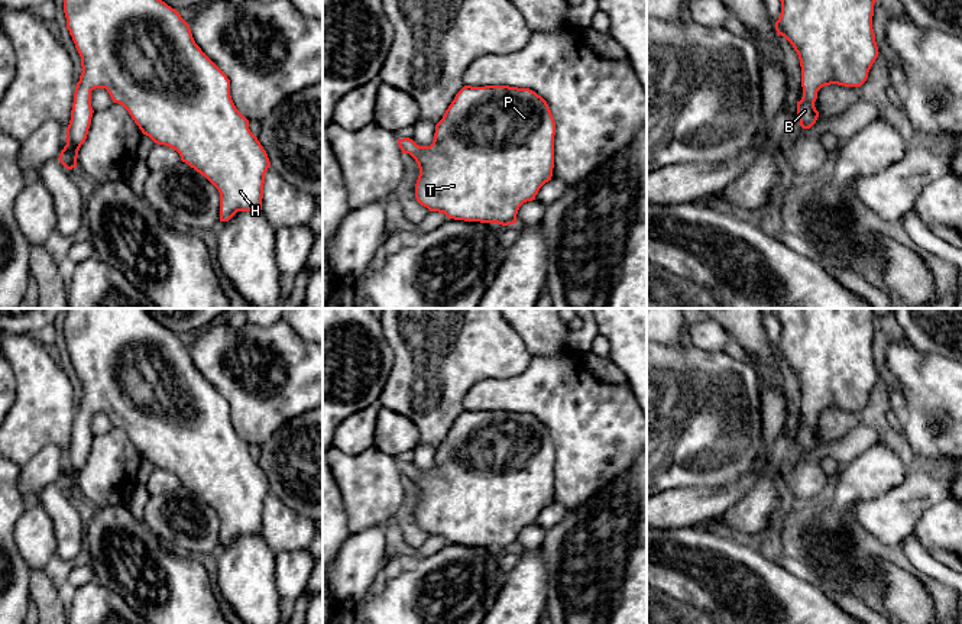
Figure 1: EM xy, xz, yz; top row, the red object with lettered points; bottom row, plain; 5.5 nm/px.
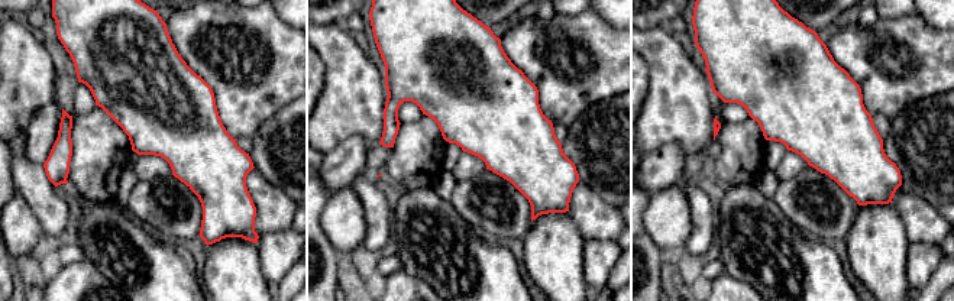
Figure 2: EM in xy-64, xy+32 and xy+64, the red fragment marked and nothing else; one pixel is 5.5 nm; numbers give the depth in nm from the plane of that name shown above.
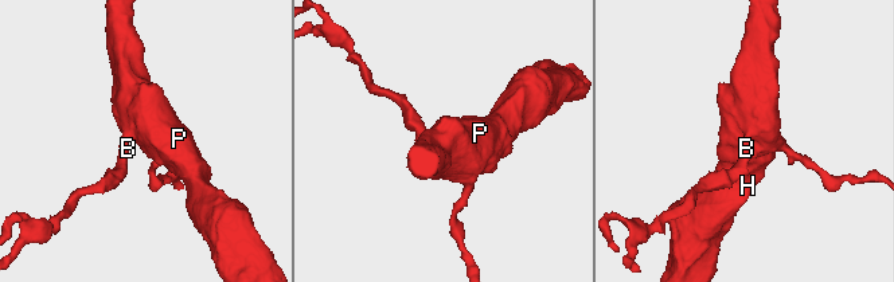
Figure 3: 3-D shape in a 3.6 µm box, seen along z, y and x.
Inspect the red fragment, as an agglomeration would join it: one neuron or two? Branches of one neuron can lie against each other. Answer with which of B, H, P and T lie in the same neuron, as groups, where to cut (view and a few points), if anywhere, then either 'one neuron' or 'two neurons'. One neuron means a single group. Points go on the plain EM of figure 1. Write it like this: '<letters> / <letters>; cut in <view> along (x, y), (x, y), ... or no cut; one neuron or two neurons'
B H P T; no cut; one neuron

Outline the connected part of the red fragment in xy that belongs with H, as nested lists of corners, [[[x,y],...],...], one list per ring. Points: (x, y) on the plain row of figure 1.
[[[67,308],[64,337],[82,391],[67,452],[67,469],[58,482],[67,494],[77,492],[78,475],[88,459],[94,437],[91,416],[106,413],[113,427],[129,436],[143,459],[176,475],[182,486],[218,514],[220,546],[229,546],[237,536],[262,534],[265,498],[271,492],[268,478],[250,456],[249,444],[236,433],[230,404],[195,368],[179,336],[152,319],[146,308]]]

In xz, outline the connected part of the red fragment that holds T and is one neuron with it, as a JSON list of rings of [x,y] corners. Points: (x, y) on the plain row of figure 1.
[[[464,410],[456,418],[443,443],[435,449],[434,465],[430,471],[420,471],[409,462],[398,463],[398,469],[402,478],[409,478],[418,488],[420,499],[415,508],[415,523],[421,530],[427,531],[430,536],[444,537],[448,543],[454,544],[498,547],[502,550],[508,550],[516,547],[516,539],[519,531],[527,526],[535,524],[540,513],[551,504],[554,492],[554,459],[556,446],[551,434],[547,426],[535,416],[529,413],[518,413],[509,410]]]

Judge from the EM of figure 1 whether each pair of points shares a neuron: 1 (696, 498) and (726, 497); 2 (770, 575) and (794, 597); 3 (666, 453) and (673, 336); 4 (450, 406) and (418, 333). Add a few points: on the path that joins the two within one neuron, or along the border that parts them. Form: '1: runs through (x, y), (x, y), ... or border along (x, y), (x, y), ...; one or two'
1: runs through (703, 498), (719, 498); one
2: runs through (776, 581), (789, 594); one
3: border along (686, 340), (677, 348), (661, 345); two
4: runs through (436, 388), (433, 385), (433, 351); one

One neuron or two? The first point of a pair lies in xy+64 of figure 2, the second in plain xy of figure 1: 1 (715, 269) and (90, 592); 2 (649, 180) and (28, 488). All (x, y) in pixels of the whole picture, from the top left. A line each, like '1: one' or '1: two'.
1: two
2: one

